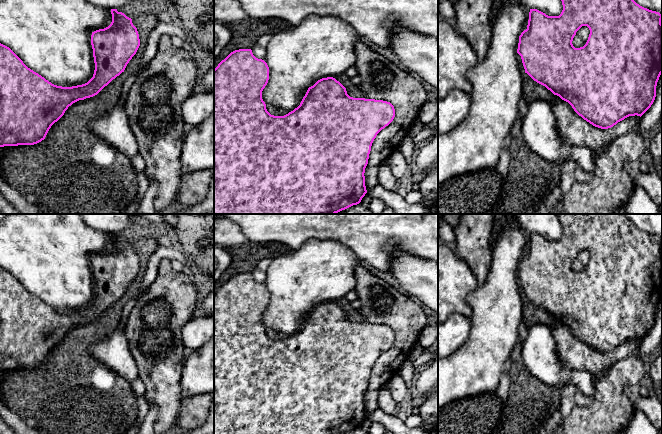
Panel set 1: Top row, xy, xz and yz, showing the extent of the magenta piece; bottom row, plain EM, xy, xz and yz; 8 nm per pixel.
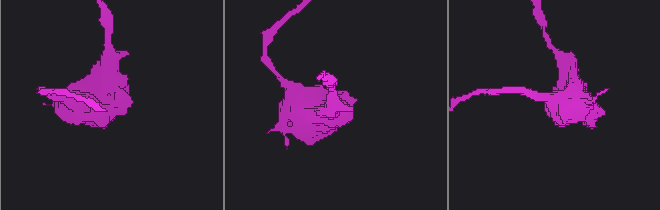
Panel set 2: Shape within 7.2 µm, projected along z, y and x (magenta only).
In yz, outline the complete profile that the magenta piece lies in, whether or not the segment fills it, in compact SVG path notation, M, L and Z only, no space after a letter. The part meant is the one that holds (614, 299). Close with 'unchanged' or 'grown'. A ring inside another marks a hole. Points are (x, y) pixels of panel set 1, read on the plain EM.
M557 214L563 229L559 240L548 240L545 237L530 233L527 253L519 260L517 277L521 280L522 287L527 297L534 305L545 310L554 319L568 326L574 335L584 344L595 351L608 353L629 340L642 340L653 328L656 321L656 310L662 298L662 239L637 228L625 214ZM587 250L590 258L583 271L575 272L572 268L576 256Z; unchanged

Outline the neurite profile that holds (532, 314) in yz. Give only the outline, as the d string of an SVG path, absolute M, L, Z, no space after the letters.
M517 277L519 292L522 296L522 315L526 326L530 329L534 324L544 324L551 327L554 324L554 318L545 310L534 305L526 296L522 287L521 280Z

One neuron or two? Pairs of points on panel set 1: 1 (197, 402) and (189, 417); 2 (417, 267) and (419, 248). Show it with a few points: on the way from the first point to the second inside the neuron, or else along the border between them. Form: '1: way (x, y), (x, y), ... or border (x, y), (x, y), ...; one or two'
1: way (197, 406), (192, 413); one
2: border (396, 247), (402, 252), (407, 252), (427, 260); two

